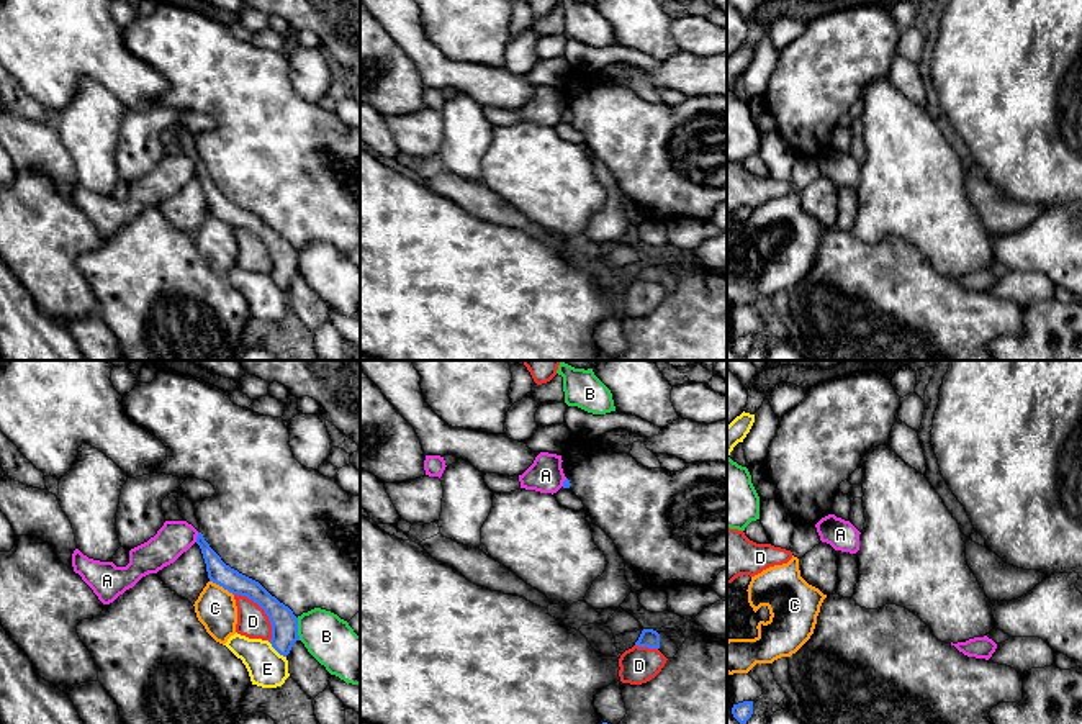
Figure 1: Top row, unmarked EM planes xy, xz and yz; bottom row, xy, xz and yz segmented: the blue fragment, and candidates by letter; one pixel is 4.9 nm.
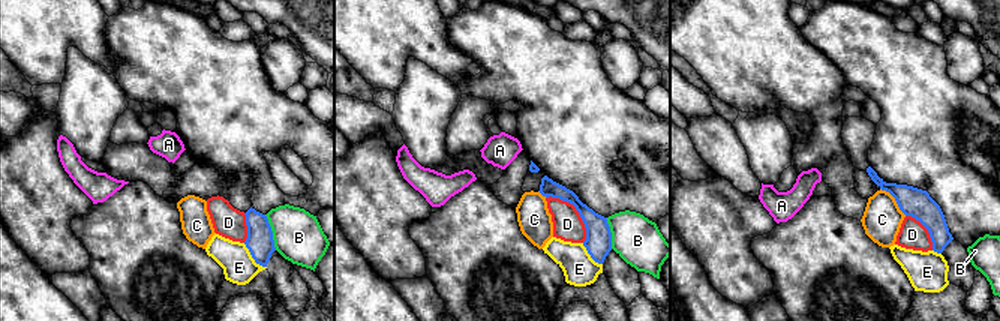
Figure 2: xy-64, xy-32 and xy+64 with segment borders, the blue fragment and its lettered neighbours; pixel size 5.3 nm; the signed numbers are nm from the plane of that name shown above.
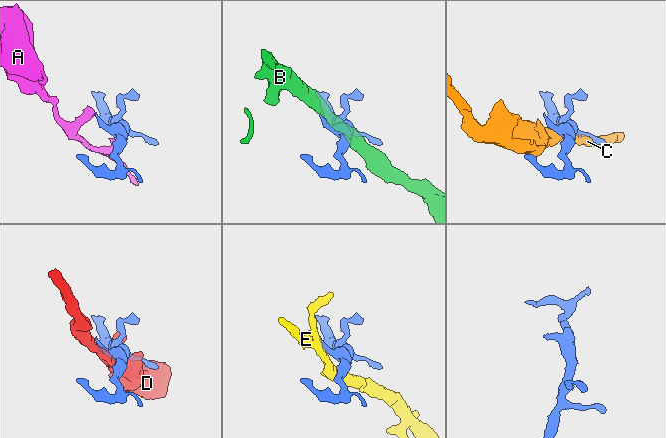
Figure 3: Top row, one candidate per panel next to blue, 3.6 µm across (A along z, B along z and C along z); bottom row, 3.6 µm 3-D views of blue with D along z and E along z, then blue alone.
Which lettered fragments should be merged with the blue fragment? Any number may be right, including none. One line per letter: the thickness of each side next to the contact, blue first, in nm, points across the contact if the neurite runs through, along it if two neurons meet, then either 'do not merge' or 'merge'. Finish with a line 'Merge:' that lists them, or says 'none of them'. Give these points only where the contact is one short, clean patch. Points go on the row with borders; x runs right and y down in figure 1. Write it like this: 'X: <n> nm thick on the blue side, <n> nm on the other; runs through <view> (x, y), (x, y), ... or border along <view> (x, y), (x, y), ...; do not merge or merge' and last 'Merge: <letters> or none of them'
A: 110 nm thick on the blue side, 170 nm on the other; border along xy (198, 533), (195, 541); do not merge
B: 130 nm thick on the blue side, 240 nm on the other; border along xy (297, 618), (297, 634), (300, 639); do not merge
C: 110 nm thick on the blue side, 200 nm on the other; do not merge
D: 130 nm thick on the blue side, 150 nm on the other; do not merge
E: 130 nm thick on the blue side, 190 nm on the other; border along xy (269, 642), (285, 657); do not merge
Merge: none of them

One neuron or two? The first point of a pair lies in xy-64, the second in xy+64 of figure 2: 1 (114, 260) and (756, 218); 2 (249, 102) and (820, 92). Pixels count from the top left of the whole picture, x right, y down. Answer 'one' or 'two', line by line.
1: two
2: two

